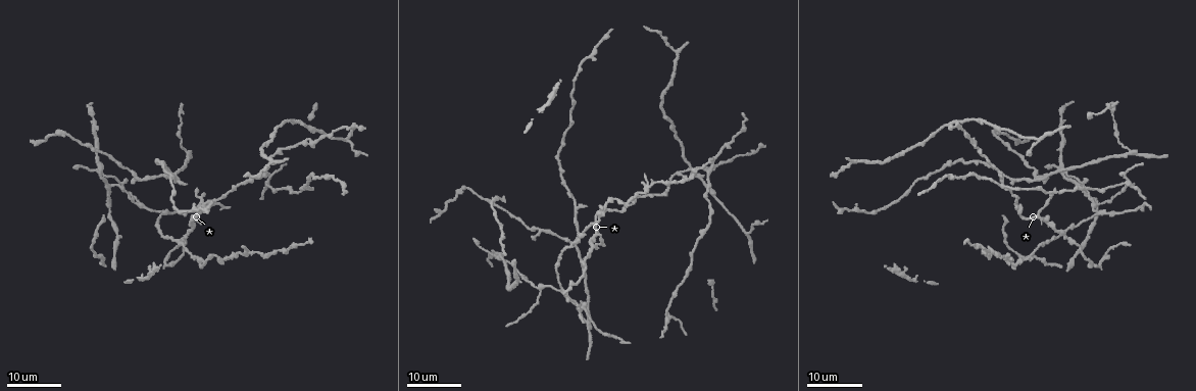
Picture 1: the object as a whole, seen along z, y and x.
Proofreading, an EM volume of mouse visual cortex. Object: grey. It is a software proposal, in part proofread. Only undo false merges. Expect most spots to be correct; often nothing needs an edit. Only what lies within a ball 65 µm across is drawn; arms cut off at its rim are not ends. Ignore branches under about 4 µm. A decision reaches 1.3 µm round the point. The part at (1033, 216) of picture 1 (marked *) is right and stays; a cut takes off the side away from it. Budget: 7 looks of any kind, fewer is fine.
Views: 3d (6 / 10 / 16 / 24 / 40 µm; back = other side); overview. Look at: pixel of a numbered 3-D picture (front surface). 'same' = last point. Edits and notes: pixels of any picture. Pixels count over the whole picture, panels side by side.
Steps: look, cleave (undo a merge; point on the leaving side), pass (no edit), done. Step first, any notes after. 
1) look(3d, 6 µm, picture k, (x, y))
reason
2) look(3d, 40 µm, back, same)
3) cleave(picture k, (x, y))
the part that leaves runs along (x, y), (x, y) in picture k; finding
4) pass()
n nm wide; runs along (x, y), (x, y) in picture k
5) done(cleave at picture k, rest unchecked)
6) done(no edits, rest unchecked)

look(3d, 16 µm, picture 1, (1132, 153))
three-way junction

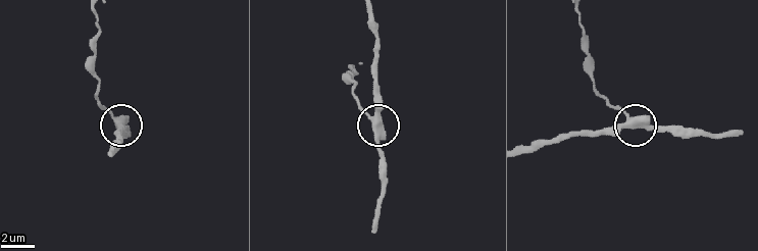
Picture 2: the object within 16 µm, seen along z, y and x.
look(3d, 6 µm, picture 2, (372, 122))

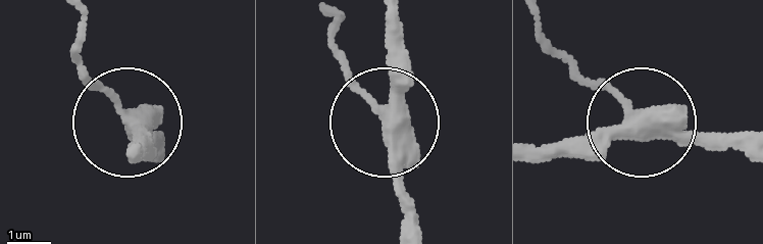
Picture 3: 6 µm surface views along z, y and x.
pass()
370 nm wide; runs along (394, 10), (383, 131), (405, 230) in picture 3; continuous, no second neuron

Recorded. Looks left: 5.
look(3d, 24 µm, picture 1, (541, 289))
arms part here

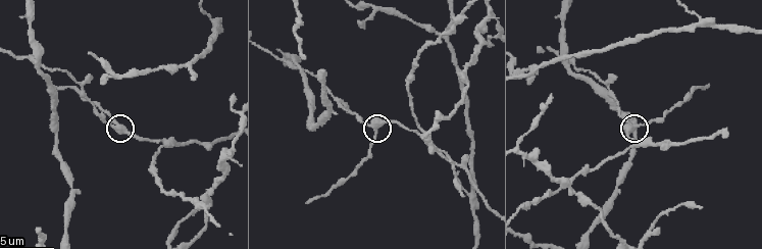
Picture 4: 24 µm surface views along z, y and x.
look(3d, 6 µm, picture 4, (375, 128))

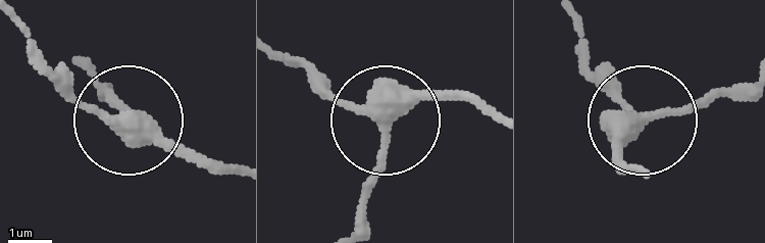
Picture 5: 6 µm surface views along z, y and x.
pass()
280 nm wide; continuous, no second neuron

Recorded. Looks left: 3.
look(3d, 10 µm, picture 4, (36, 60))
branch point

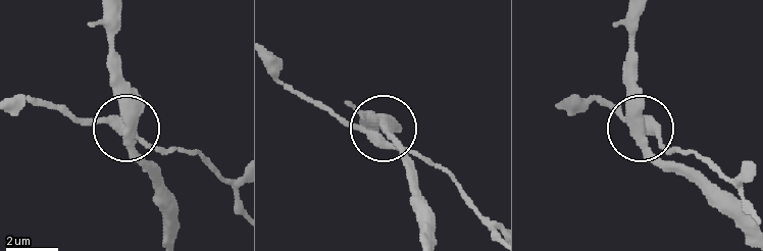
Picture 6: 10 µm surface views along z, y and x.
pass()
3 arms; runs along (495, 230), (445, 172), (383, 129), (315, 107) in picture 6; one neuron here

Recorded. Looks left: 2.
done(no edits, rest unchecked)

